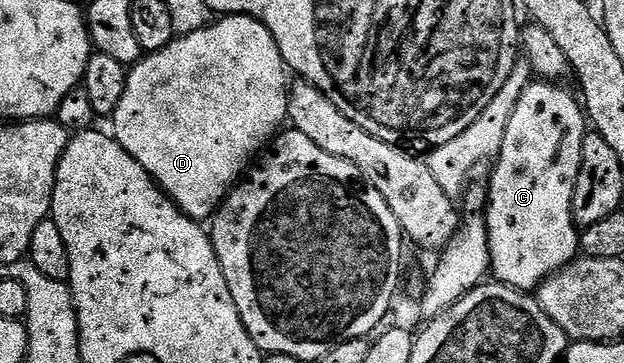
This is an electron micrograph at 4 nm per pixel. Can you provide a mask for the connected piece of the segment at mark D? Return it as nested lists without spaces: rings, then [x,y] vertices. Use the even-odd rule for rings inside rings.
[[[223,16],[206,28],[171,40],[160,52],[144,55],[128,71],[125,94],[121,94],[113,117],[113,135],[189,219],[210,221],[256,157],[284,127],[289,95],[287,76],[281,50],[277,50],[273,34],[260,20],[252,16]]]

